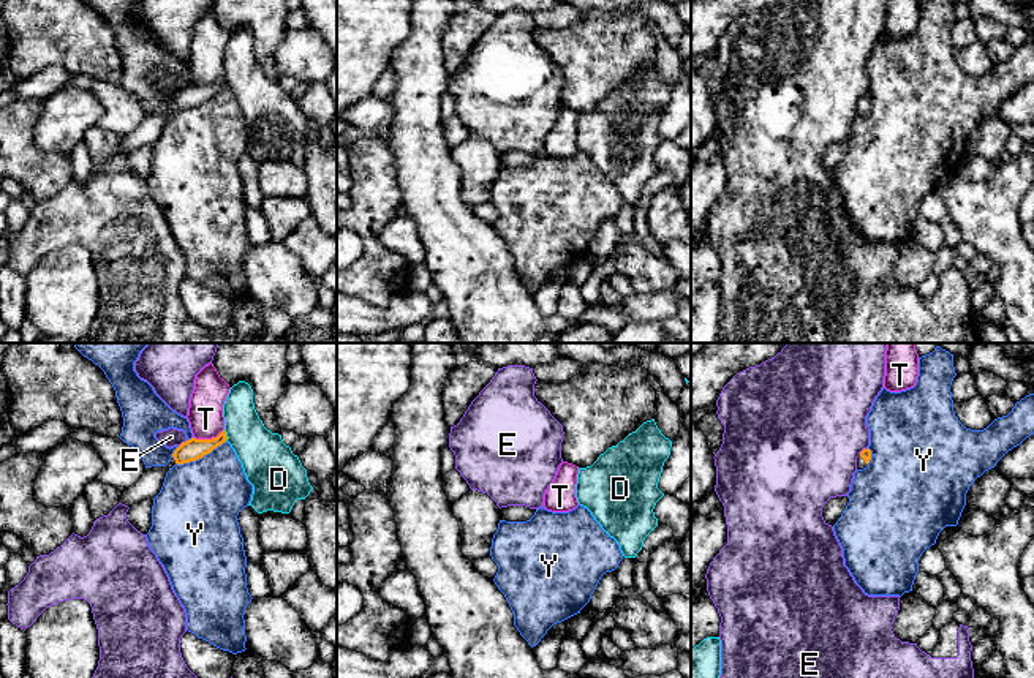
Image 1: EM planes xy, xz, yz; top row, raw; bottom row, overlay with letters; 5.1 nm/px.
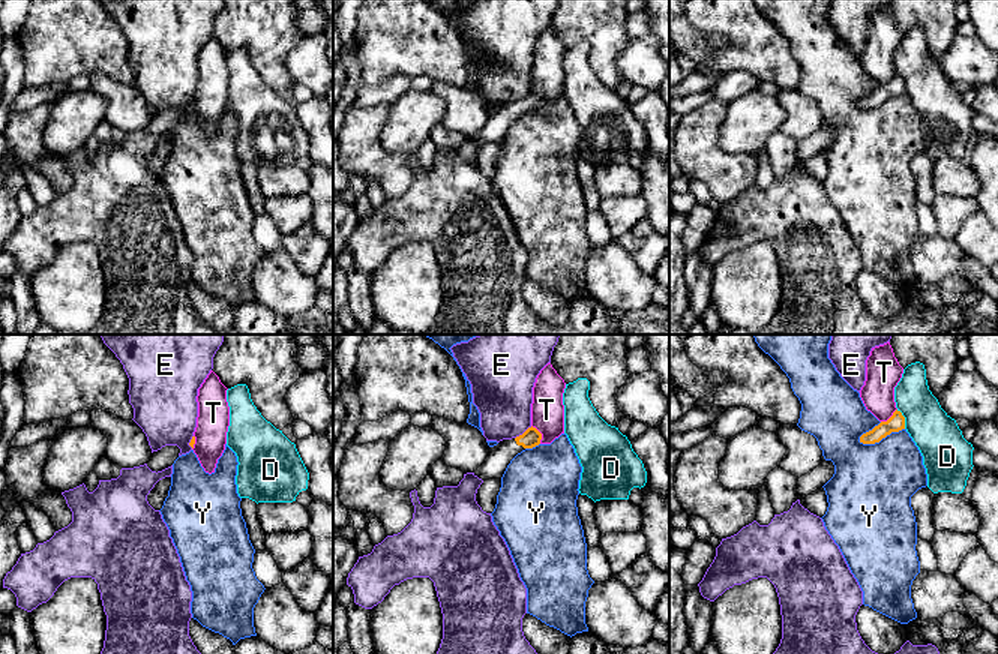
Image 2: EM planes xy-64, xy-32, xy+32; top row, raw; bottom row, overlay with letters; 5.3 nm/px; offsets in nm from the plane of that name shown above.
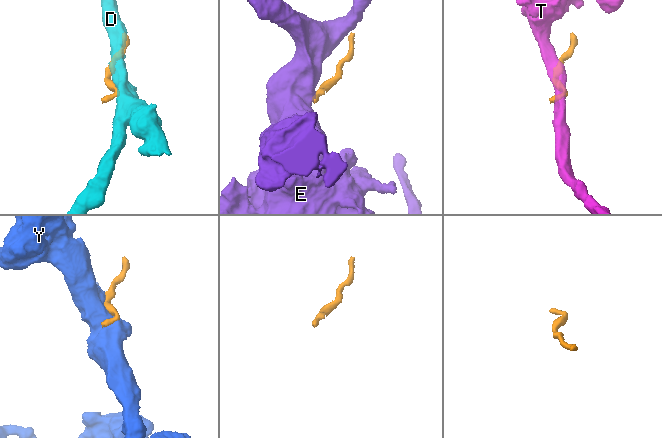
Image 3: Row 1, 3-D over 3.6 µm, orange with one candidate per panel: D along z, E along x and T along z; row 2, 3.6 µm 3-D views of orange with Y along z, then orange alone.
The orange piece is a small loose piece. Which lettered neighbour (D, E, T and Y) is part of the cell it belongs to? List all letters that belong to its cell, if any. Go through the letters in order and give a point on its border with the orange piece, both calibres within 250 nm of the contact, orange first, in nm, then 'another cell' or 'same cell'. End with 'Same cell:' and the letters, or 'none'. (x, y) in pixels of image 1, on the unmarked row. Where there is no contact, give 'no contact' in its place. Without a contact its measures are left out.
D: meets orange in xy at (225, 81); 120 nm thick on the orange side, 260 nm on the other; another cell
E: meets orange in xy at (182, 89); 120 nm thick on the orange side, 90 nm on the other; another cell
T: meets orange in xy at (207, 86); 120 nm thick on the orange side, 180 nm on the other; another cell
Y: meets orange in xy at (201, 103); 120 nm thick on the orange side, 420 nm on the other; another cell
Same cell: none

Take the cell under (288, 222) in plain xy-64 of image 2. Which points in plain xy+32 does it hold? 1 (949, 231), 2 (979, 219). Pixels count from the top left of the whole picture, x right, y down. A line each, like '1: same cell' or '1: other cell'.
1: same cell
2: other cell

